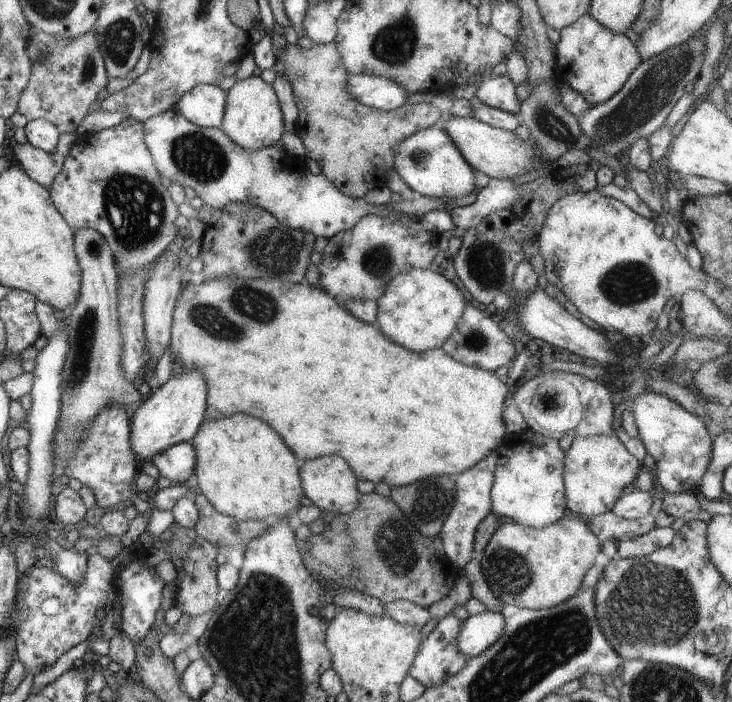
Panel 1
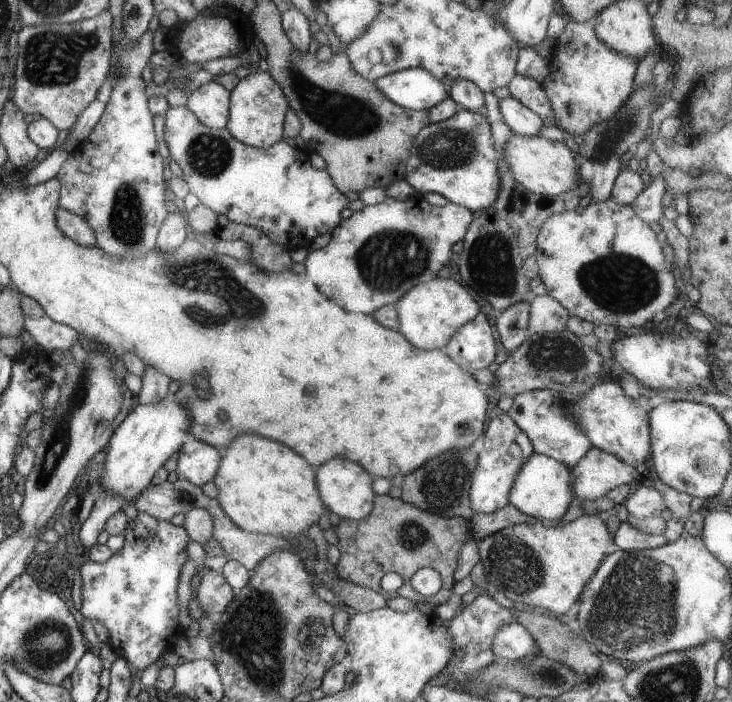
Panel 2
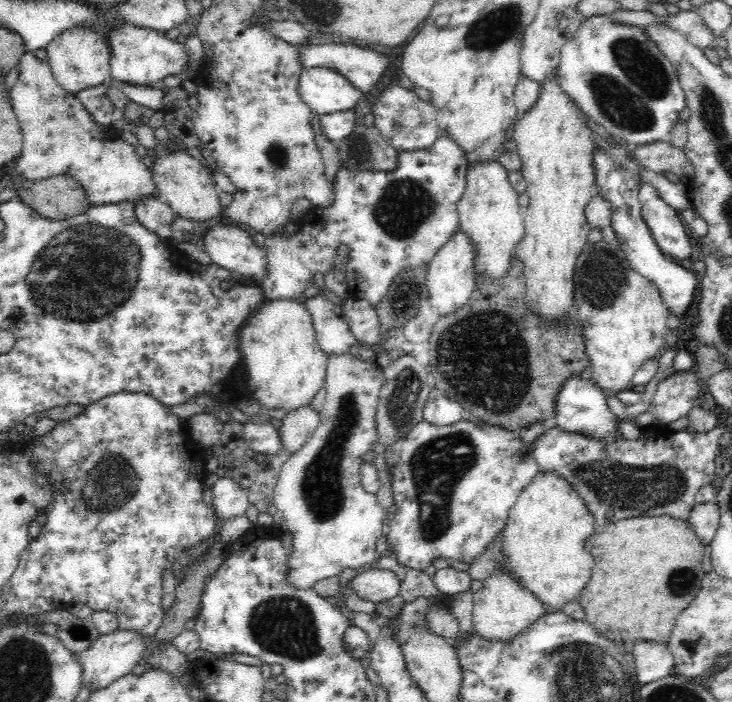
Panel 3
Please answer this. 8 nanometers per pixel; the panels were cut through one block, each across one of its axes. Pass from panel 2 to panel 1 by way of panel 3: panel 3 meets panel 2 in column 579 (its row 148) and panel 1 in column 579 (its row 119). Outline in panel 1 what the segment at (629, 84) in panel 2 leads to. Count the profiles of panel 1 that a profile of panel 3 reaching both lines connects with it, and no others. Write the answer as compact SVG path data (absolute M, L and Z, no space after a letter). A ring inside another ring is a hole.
M587 12L561 29L559 35L554 53L554 84L566 83L590 104L597 105L608 100L640 64L635 46L627 36L602 26Z

